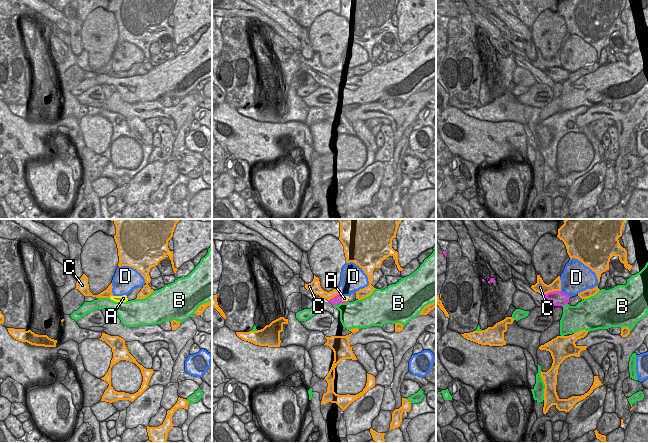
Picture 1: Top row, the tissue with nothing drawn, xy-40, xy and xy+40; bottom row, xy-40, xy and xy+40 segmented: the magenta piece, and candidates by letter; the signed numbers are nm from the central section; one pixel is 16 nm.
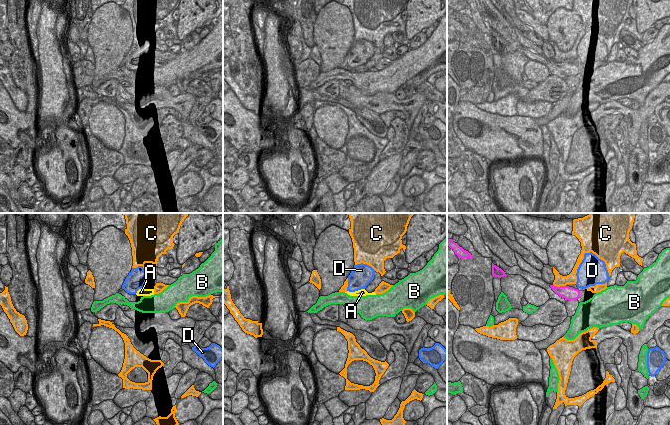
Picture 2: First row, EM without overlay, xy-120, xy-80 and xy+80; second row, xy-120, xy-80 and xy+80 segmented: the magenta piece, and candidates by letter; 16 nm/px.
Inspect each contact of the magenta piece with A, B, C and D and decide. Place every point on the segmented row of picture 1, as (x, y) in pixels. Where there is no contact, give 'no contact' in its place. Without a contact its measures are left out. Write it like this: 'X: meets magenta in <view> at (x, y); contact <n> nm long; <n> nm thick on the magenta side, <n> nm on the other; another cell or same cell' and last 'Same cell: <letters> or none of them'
A: meets magenta in xy at (343, 301); contact 140 nm long; 140 nm thick on the magenta side, 100 nm on the other; same cell
B: meets magenta in xy at (340, 302); contact 260 nm long; 140 nm thick on the magenta side, 380 nm on the other; another cell
C: meets magenta in xy+40 at (551, 292); contact 300 nm long; 240 nm thick on the magenta side, 190 nm on the other; another cell
D: meets magenta in xy+40 at (565, 294); contact 190 nm long; 240 nm thick on the magenta side, 420 nm on the other; another cell
Same cell: A

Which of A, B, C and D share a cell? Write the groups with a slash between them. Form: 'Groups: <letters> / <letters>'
Groups: A / B / C / D.

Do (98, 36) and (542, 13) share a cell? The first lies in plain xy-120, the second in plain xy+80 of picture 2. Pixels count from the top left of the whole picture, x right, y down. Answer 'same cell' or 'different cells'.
different cells

